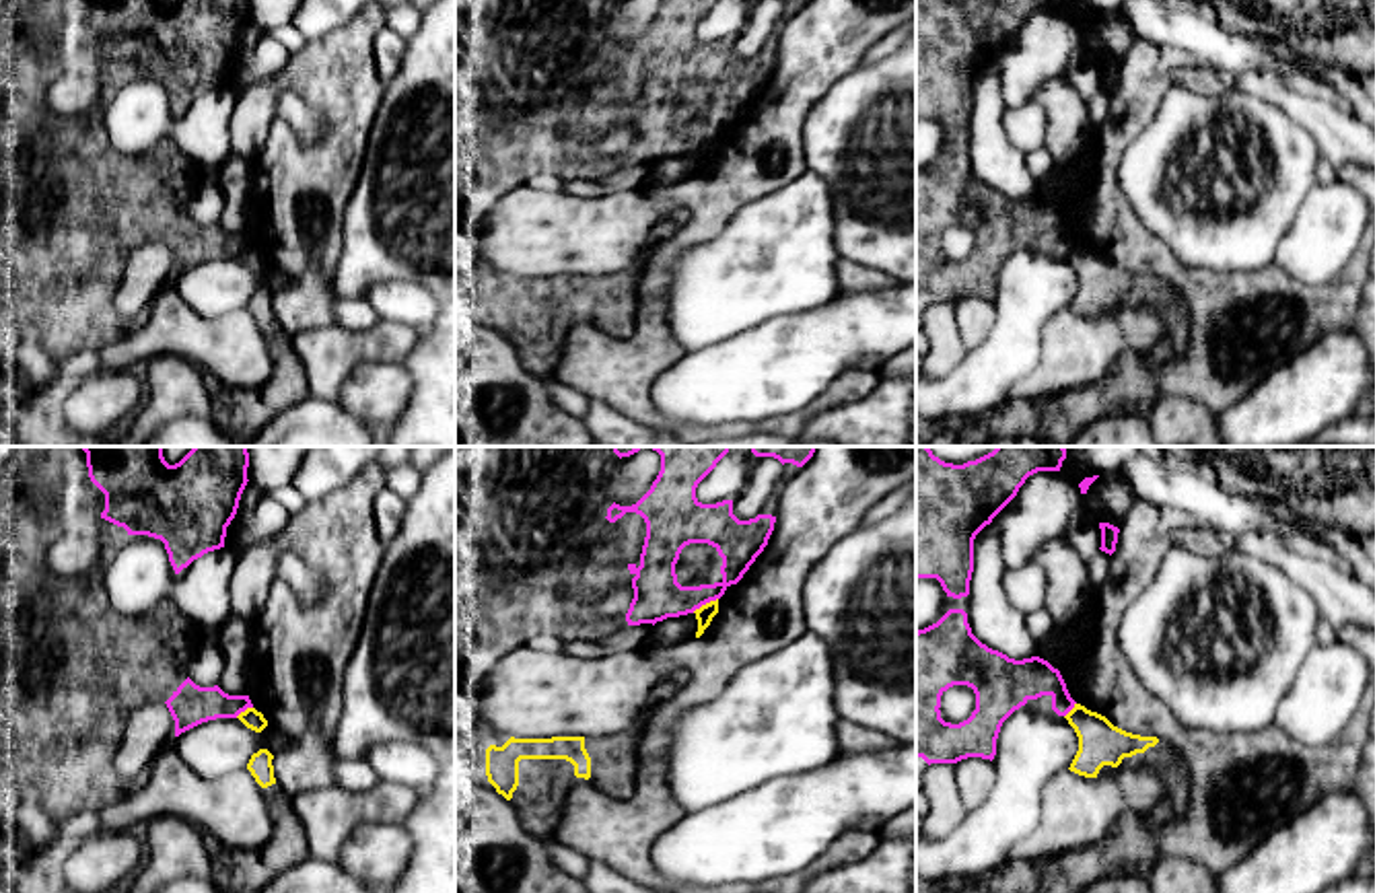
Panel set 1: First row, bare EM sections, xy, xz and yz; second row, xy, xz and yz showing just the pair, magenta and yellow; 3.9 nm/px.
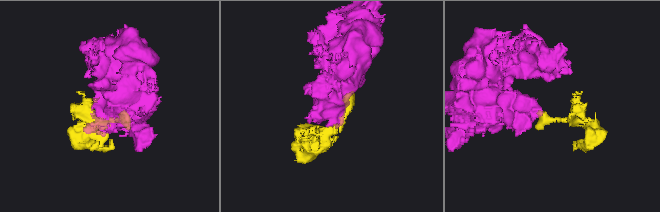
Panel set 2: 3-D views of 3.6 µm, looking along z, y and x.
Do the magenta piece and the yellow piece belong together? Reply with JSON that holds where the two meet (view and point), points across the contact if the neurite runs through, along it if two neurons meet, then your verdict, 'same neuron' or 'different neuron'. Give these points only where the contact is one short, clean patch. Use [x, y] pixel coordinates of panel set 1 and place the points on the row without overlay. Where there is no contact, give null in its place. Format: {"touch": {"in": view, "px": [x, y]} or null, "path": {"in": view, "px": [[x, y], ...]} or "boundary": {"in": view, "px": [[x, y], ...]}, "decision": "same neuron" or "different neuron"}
{"touch": {"in": "xz", "px": [704, 143]}, "boundary": {"in": "xz", "px": [[717, 136], [692, 151]]}, "decision": "different neuron"}

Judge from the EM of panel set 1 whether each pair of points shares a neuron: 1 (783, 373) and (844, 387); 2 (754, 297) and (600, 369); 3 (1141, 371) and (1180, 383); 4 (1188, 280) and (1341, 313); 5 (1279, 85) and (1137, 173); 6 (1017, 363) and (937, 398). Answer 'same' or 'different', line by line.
1: different
2: different
3: different
4: same
5: different
6: same

